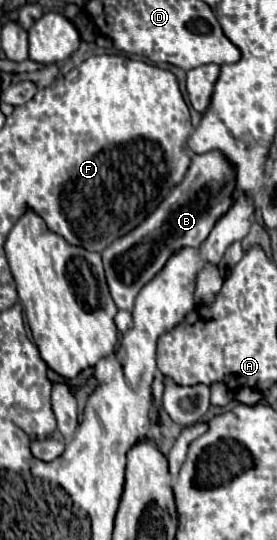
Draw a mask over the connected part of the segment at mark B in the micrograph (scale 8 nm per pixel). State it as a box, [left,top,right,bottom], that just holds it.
[102,151,234,309]

